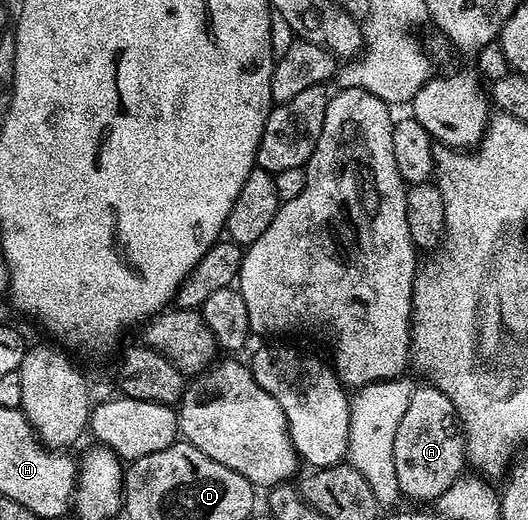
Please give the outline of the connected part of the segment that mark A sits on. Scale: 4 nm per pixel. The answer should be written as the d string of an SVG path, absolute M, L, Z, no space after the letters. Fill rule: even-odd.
M431 384L417 385L410 396L410 405L398 424L398 432L394 436L394 472L398 472L398 488L405 499L413 498L416 502L435 503L443 499L444 494L454 484L454 480L462 477L466 470L466 451L464 448L464 432L456 415L454 402Z

